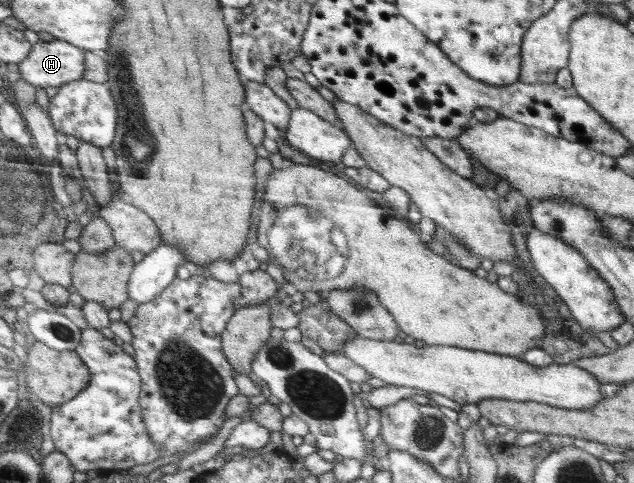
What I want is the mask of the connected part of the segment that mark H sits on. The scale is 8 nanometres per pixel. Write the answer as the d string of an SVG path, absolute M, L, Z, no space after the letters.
M63 39L38 41L28 59L19 63L19 71L22 77L35 87L62 87L85 77L87 55L88 51Z

